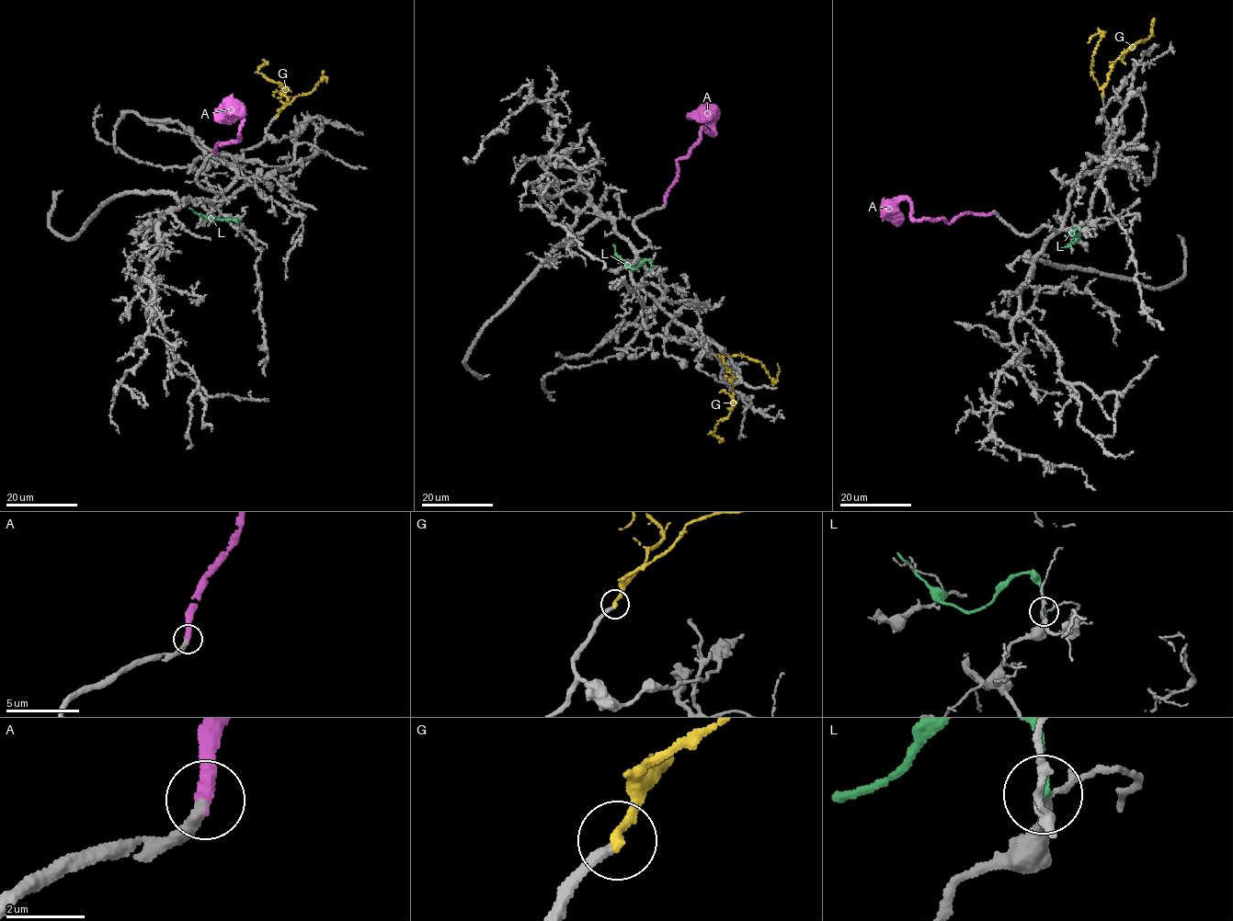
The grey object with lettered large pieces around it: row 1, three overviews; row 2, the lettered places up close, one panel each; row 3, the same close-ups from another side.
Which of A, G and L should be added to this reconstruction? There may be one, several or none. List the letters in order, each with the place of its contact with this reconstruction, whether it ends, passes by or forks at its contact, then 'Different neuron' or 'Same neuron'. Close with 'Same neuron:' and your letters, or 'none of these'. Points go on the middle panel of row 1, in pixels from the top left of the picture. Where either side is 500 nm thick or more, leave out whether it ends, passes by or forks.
A: Touches grey at (665, 204). It ends there. Same neuron
G: Touches grey at (718, 356). It ends there. Different neuron
L: Touches grey at (652, 268). It ends there. Different neuron
Same neuron: A

